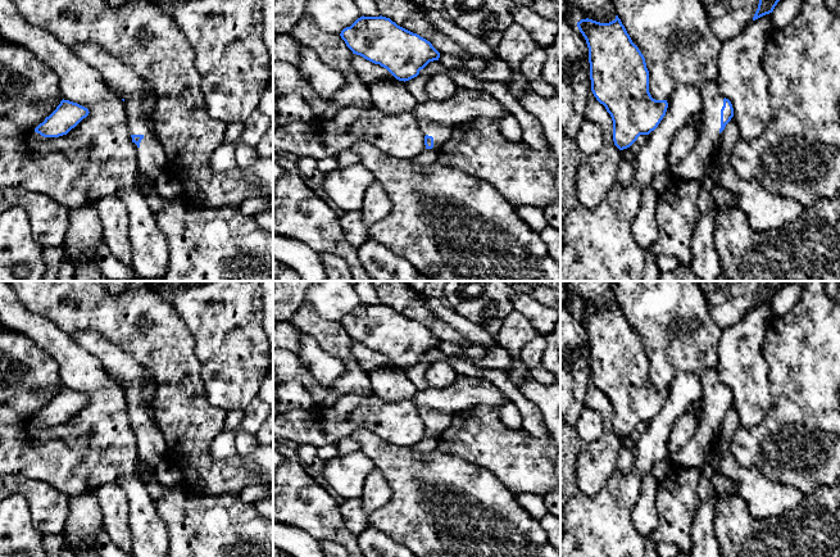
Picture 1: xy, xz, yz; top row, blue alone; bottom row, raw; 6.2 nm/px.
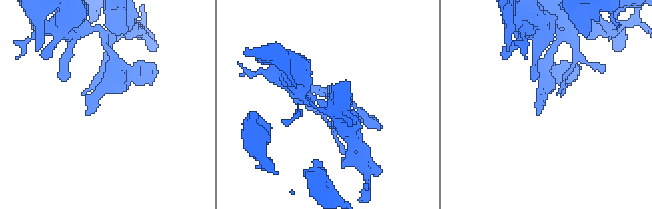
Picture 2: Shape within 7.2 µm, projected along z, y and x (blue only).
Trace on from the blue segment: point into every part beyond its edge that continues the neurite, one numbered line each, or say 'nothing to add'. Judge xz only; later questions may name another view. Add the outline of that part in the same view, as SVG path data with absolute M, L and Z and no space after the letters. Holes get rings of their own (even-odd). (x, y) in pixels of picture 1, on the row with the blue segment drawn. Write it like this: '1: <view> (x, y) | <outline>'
1: xz (441, 134) | M418 121L422 133L433 137L433 150L437 150L450 139L453 126L441 126L431 121Z

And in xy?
1: xy (151, 161) | M137 95L124 100L130 135L142 135L140 145L133 142L137 153L139 172L155 180L165 173L167 157L153 126L153 114L142 112L141 98Z

